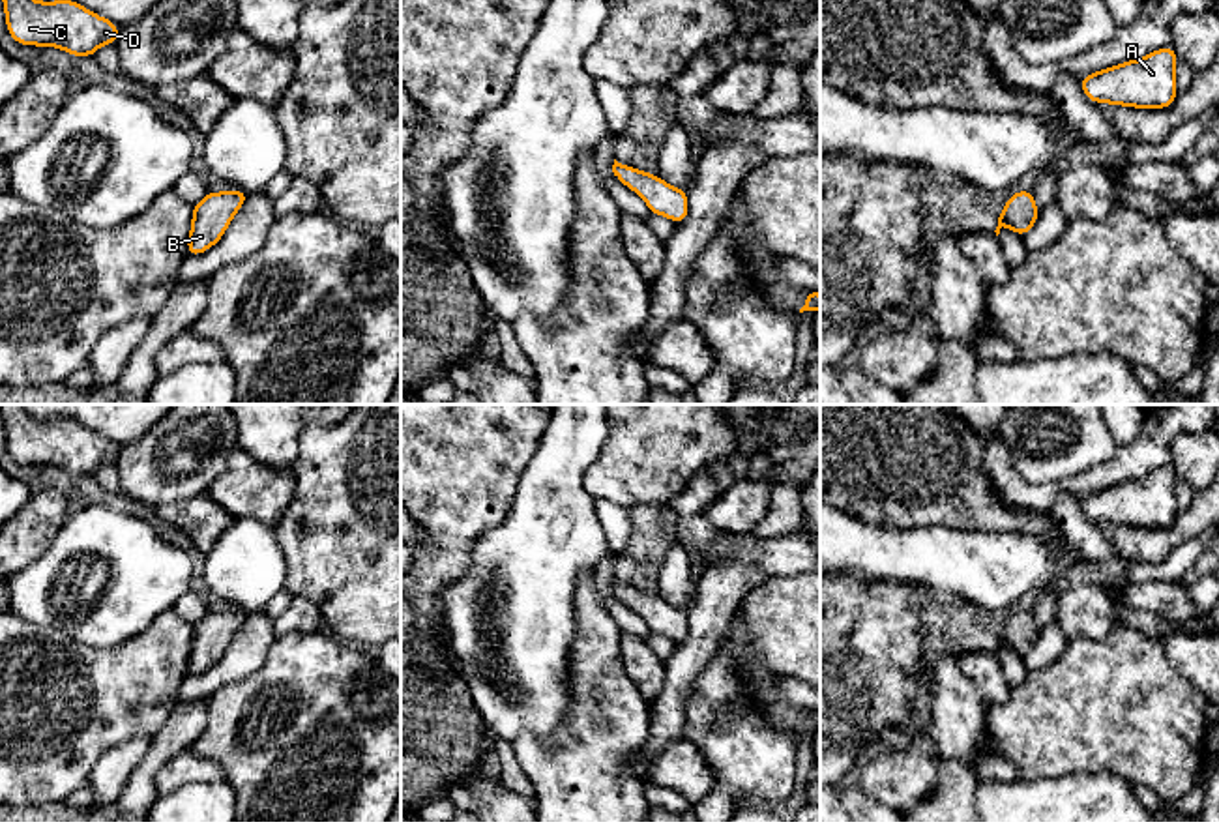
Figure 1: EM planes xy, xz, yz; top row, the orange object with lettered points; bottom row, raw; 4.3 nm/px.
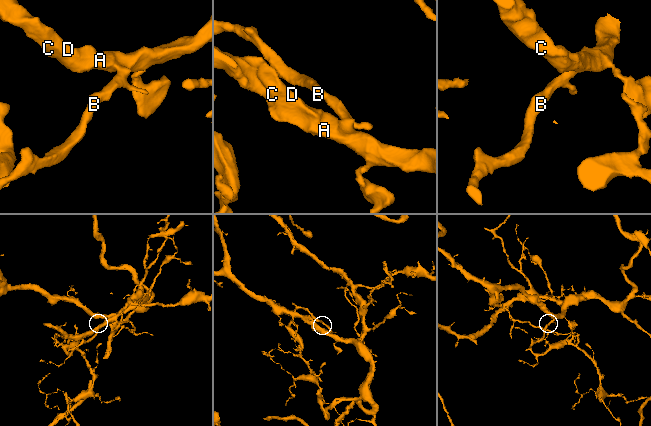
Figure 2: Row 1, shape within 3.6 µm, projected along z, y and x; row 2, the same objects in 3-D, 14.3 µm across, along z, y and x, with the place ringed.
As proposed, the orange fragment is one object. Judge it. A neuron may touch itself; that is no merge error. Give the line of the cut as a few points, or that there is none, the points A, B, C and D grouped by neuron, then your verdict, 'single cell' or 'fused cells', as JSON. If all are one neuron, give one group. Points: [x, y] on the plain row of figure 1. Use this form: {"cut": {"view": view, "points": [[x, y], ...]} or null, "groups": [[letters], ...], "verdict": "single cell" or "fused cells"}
{"cut": null, "groups": [["A", "B", "C", "D"]], "verdict": "single cell"}

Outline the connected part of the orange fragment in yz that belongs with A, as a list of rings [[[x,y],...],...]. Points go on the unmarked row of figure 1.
[[[1163,466],[1144,477],[1090,492],[1080,498],[1080,506],[1094,522],[1167,528],[1178,517],[1176,479],[1174,466]]]

